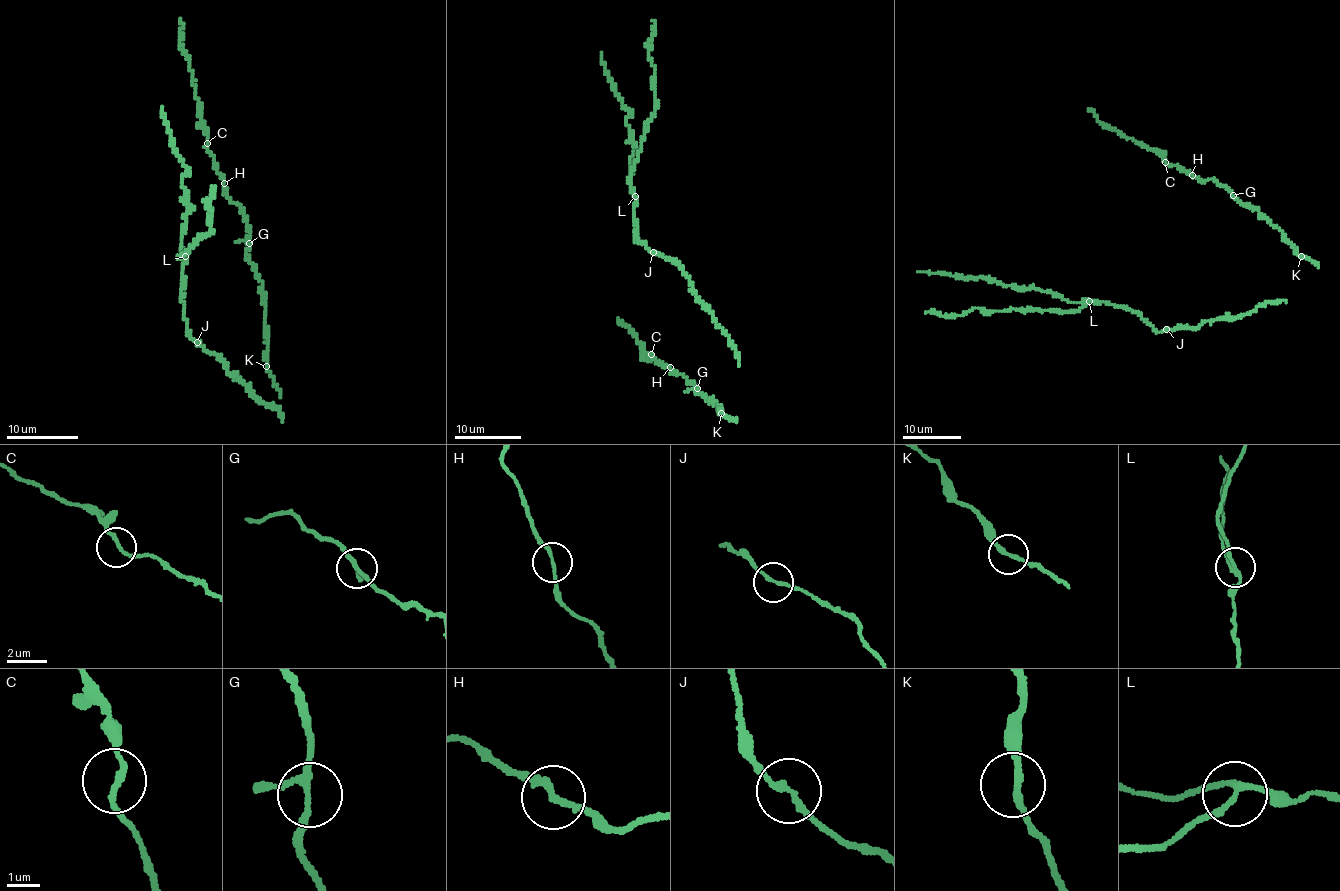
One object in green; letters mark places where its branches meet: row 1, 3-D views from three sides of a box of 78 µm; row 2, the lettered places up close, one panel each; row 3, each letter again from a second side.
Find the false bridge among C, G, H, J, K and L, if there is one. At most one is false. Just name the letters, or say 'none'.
L

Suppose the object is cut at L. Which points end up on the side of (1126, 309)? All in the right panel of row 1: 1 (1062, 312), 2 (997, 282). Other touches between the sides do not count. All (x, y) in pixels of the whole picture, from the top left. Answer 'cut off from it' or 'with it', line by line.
1: cut off from it
2: with it

